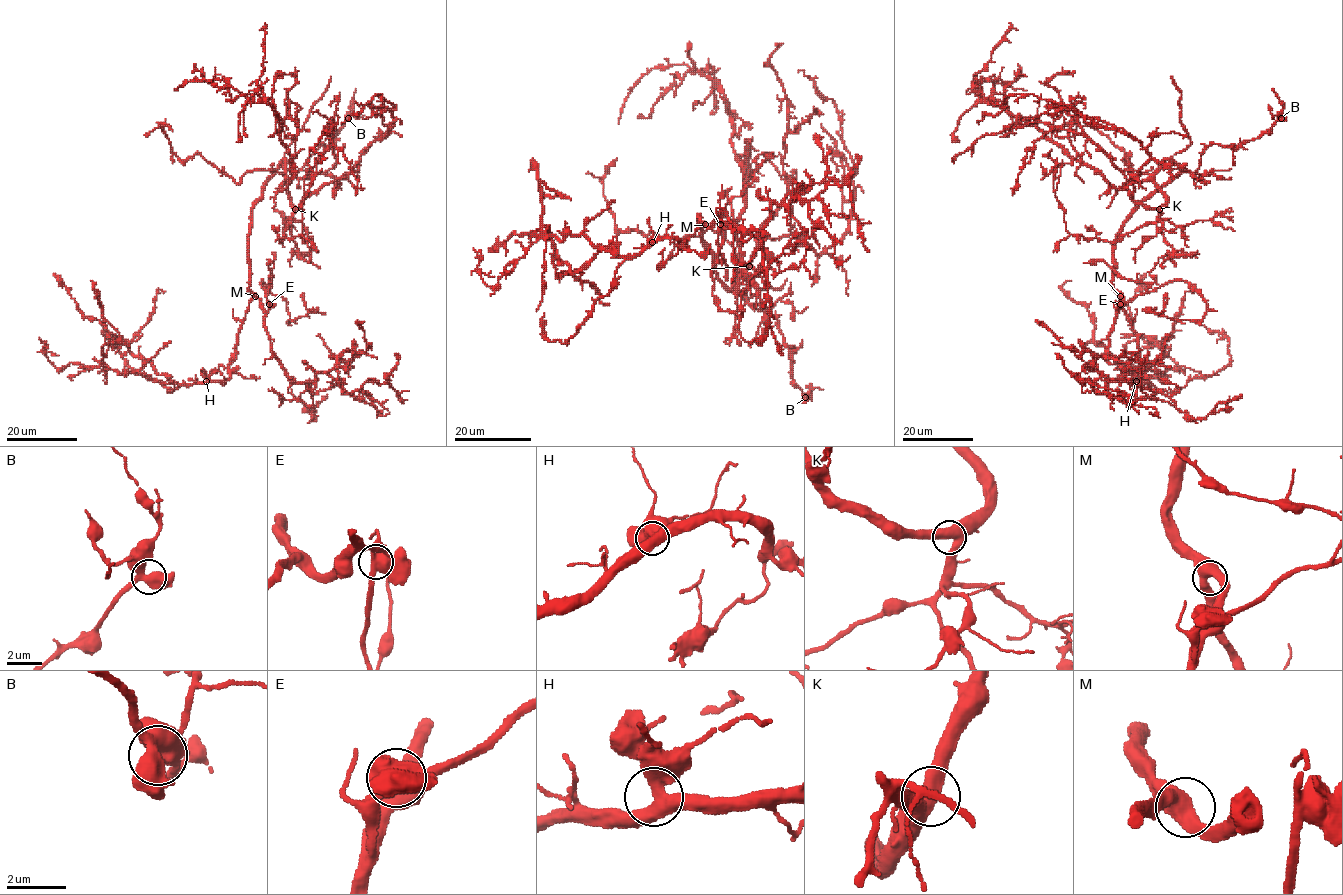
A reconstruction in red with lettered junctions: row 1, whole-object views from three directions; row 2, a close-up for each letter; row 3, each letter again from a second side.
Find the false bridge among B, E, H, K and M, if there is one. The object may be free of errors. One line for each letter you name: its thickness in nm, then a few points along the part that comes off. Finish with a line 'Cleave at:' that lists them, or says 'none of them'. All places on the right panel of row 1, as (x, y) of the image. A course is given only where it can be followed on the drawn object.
Cleave at: none of them

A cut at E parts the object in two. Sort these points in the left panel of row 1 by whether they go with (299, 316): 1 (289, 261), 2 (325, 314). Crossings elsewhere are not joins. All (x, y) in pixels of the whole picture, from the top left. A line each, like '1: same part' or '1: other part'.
1: other part
2: same part

